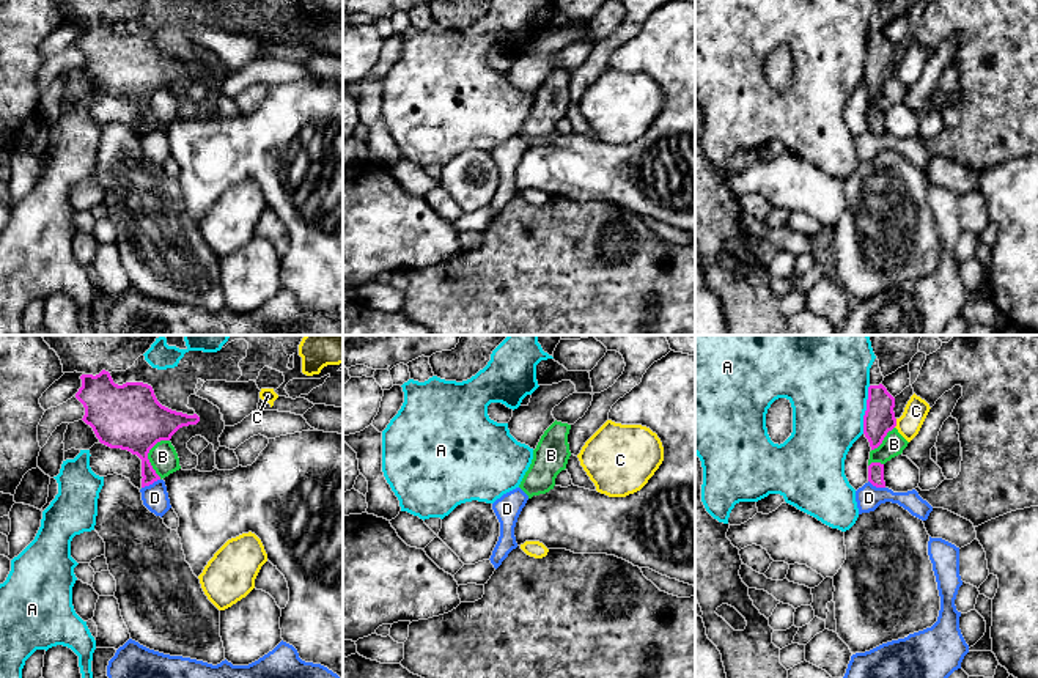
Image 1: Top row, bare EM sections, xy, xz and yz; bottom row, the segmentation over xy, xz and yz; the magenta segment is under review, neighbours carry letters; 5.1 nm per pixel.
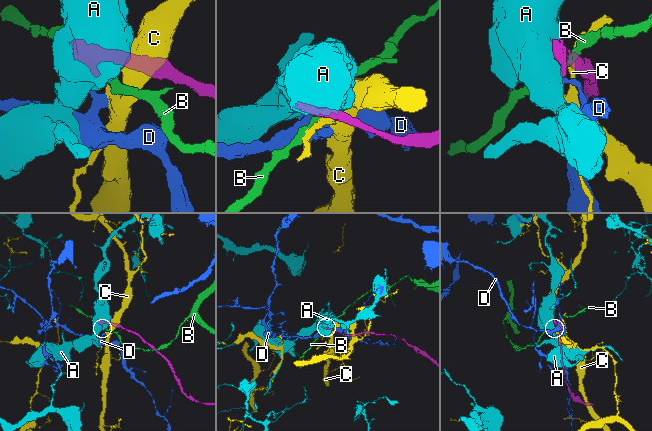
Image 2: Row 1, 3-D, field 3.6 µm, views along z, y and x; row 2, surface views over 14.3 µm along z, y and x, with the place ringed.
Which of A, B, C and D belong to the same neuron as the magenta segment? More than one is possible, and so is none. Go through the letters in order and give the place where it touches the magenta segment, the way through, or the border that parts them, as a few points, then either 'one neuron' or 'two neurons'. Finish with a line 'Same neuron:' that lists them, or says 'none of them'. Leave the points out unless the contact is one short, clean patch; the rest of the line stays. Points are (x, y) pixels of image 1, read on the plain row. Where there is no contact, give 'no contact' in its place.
A: meets magenta in yz at (867, 57); two neurons
B: meets magenta in xy at (147, 103); border along xy (169, 87), (161, 87), (148, 101), (148, 109), (161, 126); two neurons
C: meets magenta in yz at (895, 71); border along yz (897, 66), (894, 74); two neurons
D: meets magenta in xy at (150, 131); border along xy (159, 126), (142, 136); two neurons
Same neuron: none of them

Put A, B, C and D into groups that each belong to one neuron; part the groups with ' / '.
A / B / C / D

